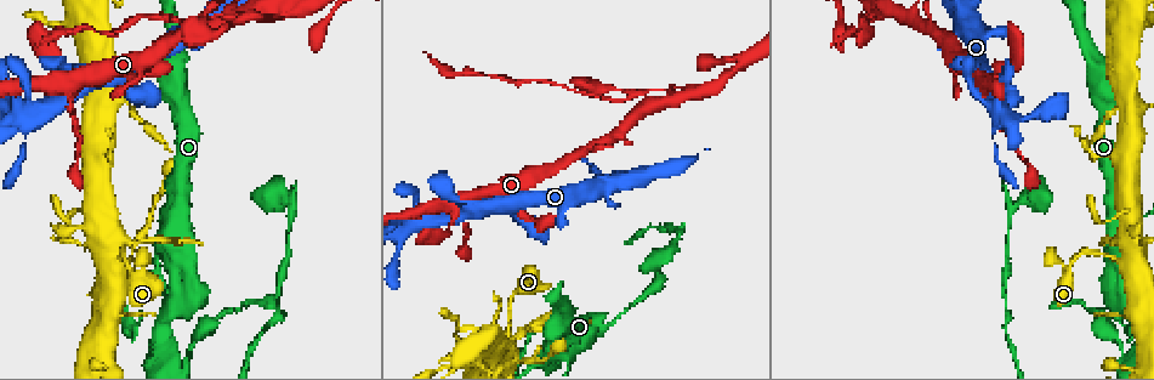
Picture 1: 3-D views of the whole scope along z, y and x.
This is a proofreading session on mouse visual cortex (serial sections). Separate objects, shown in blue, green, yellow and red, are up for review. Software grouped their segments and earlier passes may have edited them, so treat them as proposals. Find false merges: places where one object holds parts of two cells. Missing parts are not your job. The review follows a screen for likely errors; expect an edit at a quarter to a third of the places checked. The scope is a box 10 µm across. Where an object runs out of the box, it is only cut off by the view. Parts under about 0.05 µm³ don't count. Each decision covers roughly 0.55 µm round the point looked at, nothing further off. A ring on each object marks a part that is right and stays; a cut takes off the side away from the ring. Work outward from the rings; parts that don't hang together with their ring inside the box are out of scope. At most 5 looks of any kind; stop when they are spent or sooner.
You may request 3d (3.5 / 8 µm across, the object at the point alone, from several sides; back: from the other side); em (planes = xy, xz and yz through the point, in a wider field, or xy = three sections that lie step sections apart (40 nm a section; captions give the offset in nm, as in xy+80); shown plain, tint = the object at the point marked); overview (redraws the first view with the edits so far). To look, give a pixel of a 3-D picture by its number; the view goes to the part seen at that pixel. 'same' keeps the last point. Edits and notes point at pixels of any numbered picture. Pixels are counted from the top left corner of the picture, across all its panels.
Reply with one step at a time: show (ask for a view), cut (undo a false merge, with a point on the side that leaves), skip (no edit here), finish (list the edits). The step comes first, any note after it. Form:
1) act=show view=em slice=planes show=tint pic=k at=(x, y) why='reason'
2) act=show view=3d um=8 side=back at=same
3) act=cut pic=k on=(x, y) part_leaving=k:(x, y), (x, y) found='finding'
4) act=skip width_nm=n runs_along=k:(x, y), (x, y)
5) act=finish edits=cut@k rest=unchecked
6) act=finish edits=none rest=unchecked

act=show view=3d um=3.5 pic=1 at=(410, 222) why='thin arm on a thick one'

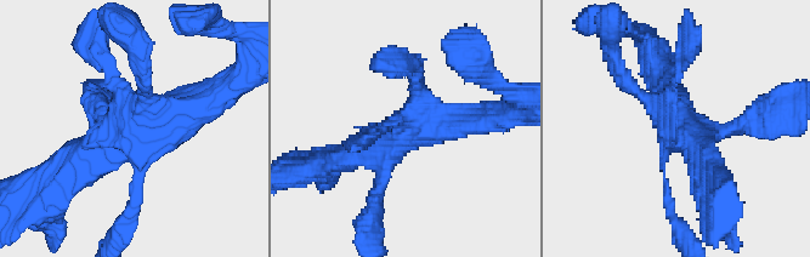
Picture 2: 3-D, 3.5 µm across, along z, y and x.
act=show view=em slice=xy step=3 show=plain pic=2 at=(401, 120) why='now the EM'

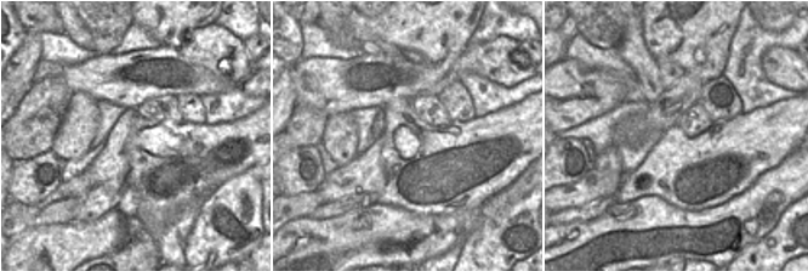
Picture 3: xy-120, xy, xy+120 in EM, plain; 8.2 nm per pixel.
act=show view=em slice=xy step=3 show=tint at=same why='with the object marked'

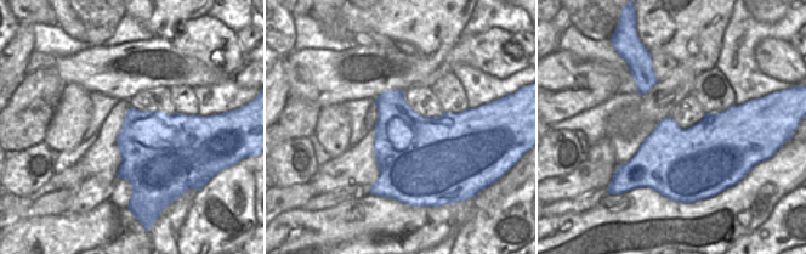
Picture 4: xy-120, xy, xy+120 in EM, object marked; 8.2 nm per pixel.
act=skip runs_along=2:(492, 114), (409, 127), (380, 183) found='continuous, no second cell'

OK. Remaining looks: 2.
act=show view=3d um=3.5 pic=1 at=(865, 14) why='three-way junction'

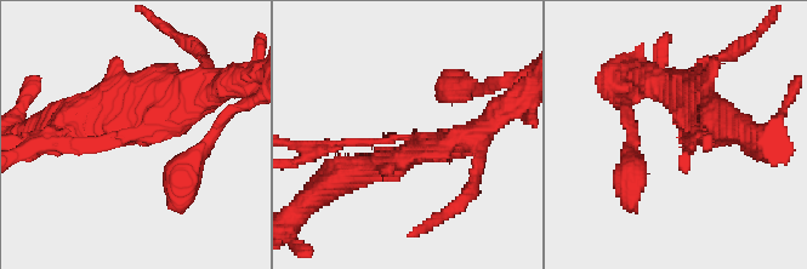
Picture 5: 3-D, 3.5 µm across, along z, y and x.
act=show view=em slice=xy step=2 show=tint pic=5 at=(124, 137) arms=3 arm_widths_nm=150,400,400 why='shape alone is not enough'

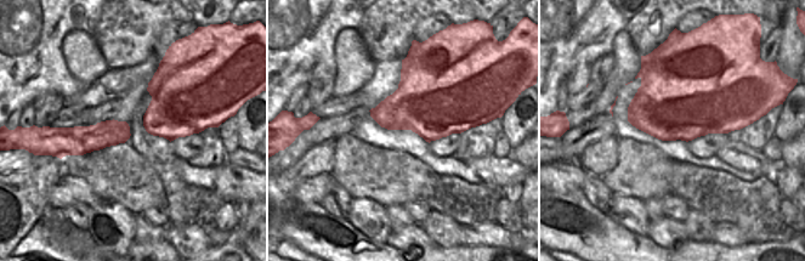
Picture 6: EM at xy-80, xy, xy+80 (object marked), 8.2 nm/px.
act=skip runs_along=5:(361, 170), (405, 138), (316, 152) found='continuous, no second cell'

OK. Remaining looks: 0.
act=finish edits=none rest=unchecked

